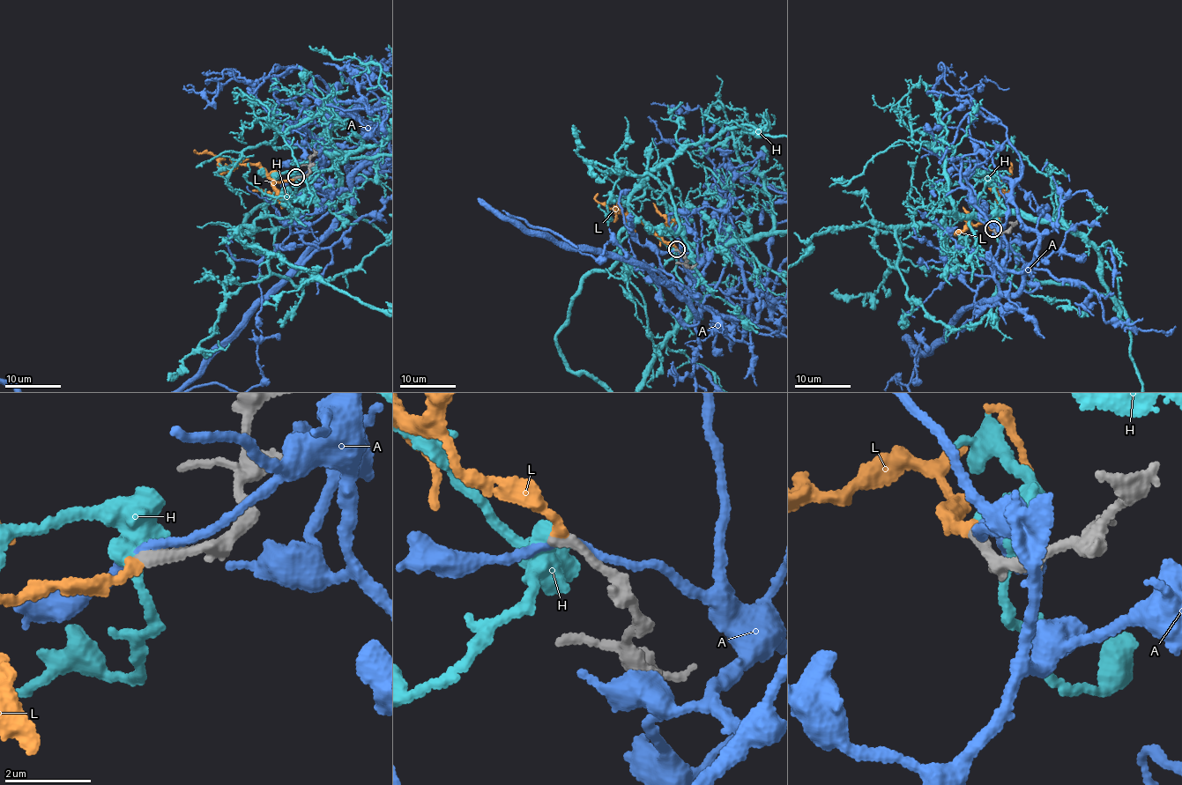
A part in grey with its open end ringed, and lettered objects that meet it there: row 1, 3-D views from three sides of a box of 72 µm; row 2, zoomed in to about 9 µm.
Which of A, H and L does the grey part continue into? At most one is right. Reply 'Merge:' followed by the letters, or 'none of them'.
Merge: L

